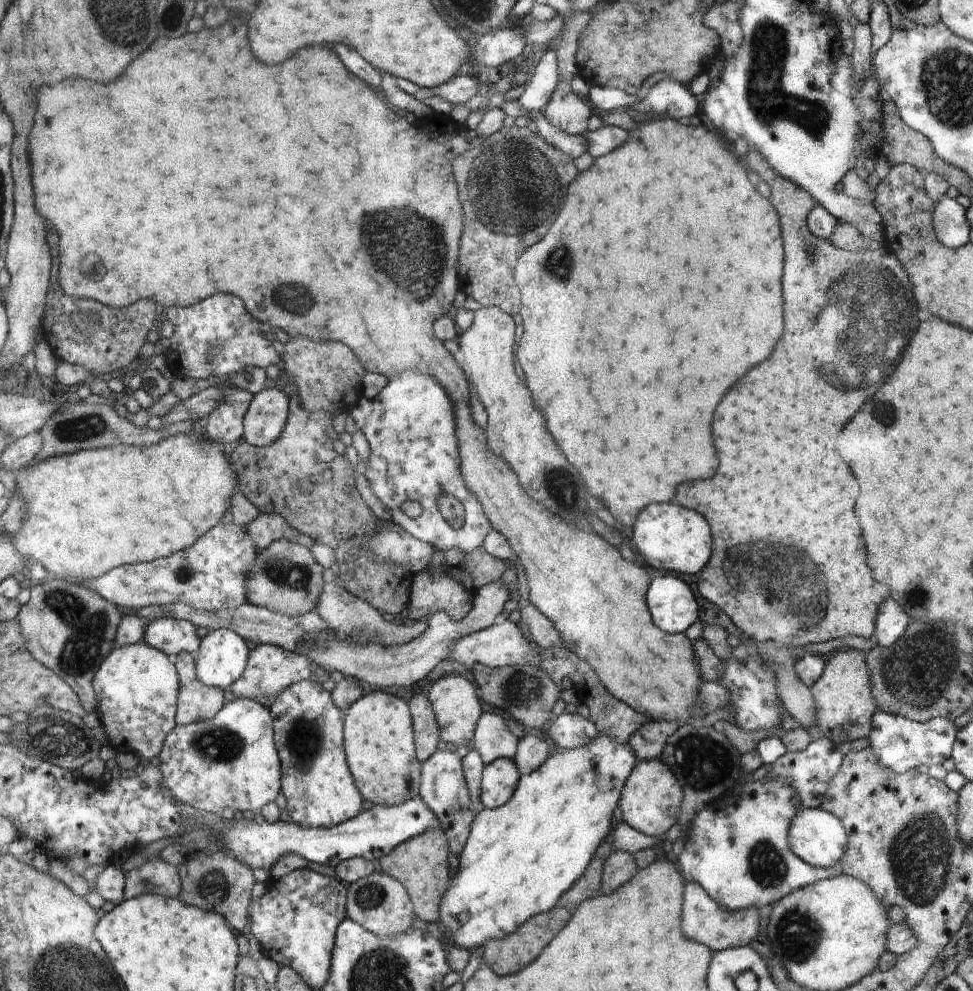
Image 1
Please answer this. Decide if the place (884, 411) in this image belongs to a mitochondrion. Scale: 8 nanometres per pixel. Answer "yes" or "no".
yes

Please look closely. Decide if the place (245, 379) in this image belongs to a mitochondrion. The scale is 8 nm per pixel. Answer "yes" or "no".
no

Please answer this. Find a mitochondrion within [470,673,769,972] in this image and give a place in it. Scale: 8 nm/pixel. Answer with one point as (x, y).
(705, 761)

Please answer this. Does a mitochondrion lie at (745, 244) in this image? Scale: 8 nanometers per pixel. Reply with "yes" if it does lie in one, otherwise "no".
no

